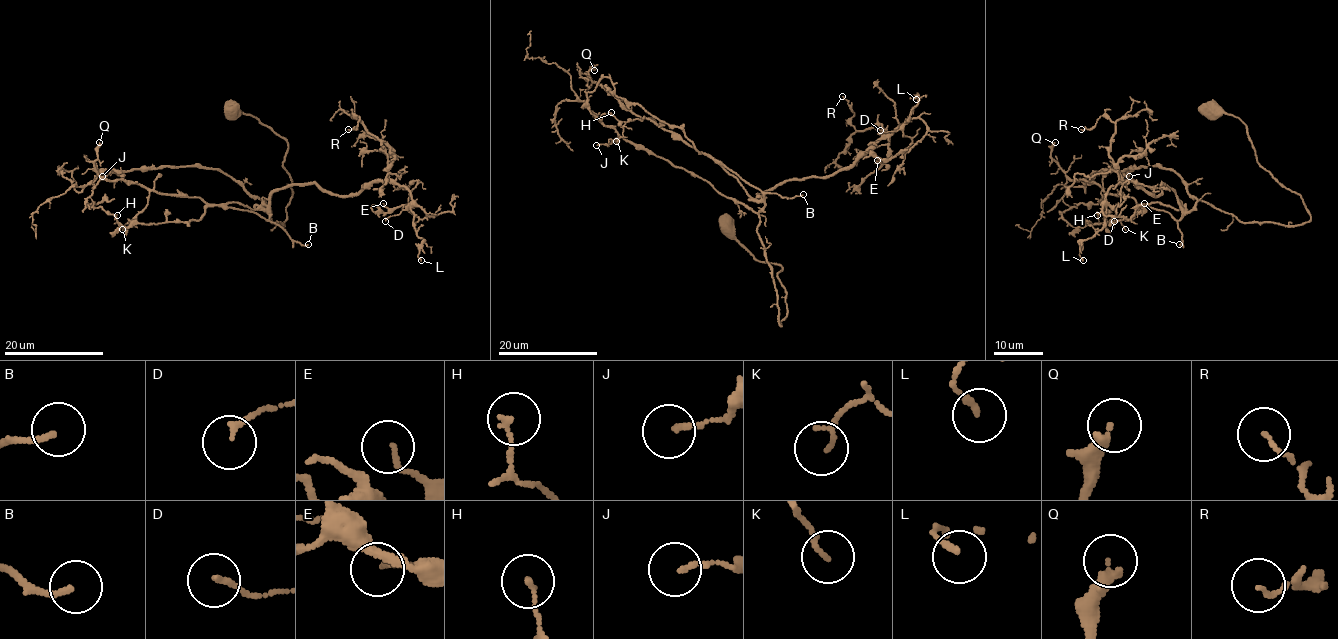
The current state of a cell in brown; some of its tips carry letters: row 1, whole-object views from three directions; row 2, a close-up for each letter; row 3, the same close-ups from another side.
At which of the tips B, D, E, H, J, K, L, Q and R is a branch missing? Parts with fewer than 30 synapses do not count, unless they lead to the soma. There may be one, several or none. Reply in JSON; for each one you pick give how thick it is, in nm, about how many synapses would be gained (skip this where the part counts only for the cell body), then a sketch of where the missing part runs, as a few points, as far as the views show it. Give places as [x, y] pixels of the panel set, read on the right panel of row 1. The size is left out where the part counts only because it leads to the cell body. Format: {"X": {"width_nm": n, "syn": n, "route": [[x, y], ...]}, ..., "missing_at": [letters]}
{"B": {"width_nm": 140, "syn": 35, "route": [[1179, 244], [1176, 239], [1165, 241], [1166, 244], [1142, 222], [1142, 217], [1154, 205], [1153, 182]]}, "Q": {"width_nm": 340, "syn": 30, "route": [[1055, 142], [1065, 136], [1070, 99]]}, "missing_at": ["B", "Q"]}

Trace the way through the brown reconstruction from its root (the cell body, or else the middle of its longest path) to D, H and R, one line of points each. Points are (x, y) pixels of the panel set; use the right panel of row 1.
D: (1210, 109), (1246, 126), (1310, 218), (1241, 222), (1119, 181), (1114, 221)
H: (1210, 109), (1246, 126), (1307, 222), (1104, 191), (1106, 227), (1097, 215)
R: (1210, 109), (1246, 126), (1307, 222), (1185, 211), (1168, 186), (1122, 179), (1112, 121), (1081, 129)

